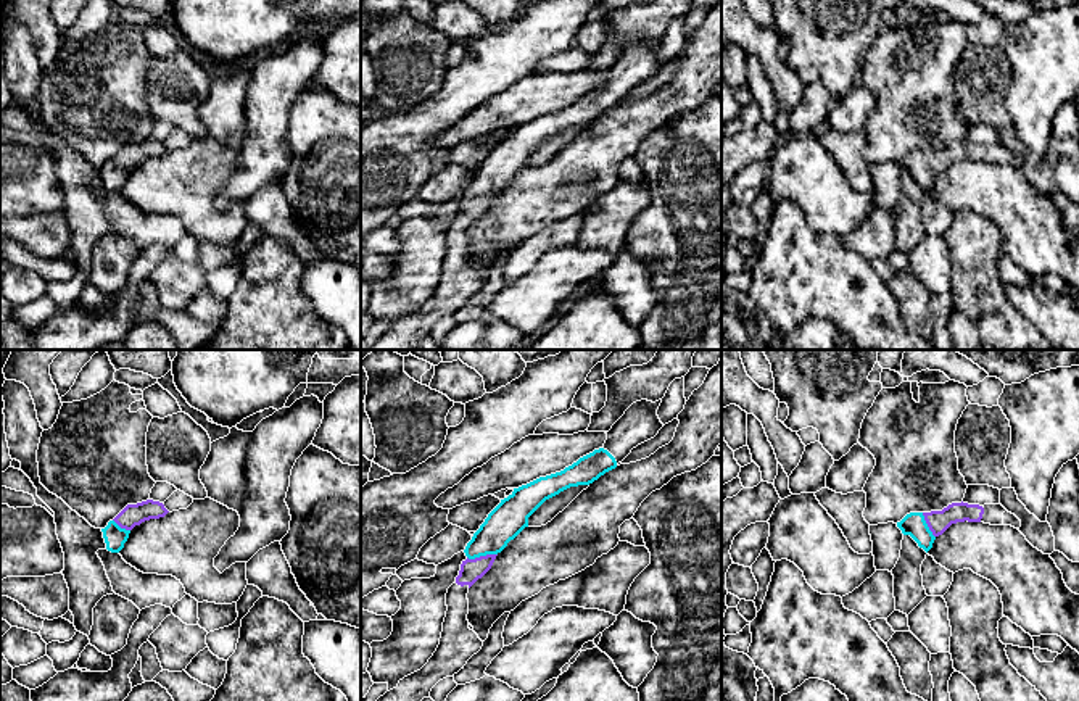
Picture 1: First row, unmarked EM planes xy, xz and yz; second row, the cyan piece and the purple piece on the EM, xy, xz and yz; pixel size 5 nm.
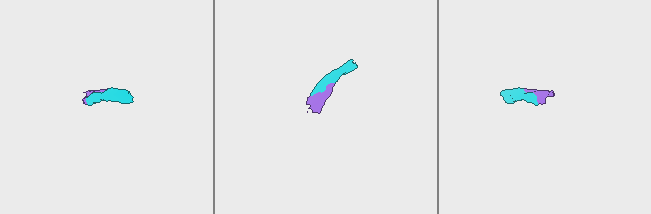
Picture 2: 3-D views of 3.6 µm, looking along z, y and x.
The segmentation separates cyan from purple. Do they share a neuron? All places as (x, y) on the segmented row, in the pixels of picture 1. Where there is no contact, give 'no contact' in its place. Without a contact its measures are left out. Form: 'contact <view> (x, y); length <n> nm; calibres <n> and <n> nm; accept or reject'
contact xz (482, 555); length 150 nm; calibres 180 and 110 nm; accept

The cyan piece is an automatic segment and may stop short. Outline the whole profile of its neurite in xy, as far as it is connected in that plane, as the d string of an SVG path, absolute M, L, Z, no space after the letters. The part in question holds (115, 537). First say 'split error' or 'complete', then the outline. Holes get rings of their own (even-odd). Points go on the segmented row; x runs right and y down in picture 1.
split error | M153 500L127 504L105 529L101 529L106 550L119 553L135 525L150 519L164 517L167 512L163 503Z

